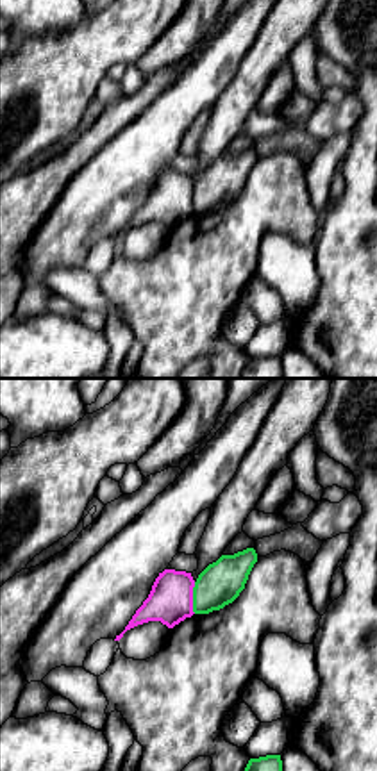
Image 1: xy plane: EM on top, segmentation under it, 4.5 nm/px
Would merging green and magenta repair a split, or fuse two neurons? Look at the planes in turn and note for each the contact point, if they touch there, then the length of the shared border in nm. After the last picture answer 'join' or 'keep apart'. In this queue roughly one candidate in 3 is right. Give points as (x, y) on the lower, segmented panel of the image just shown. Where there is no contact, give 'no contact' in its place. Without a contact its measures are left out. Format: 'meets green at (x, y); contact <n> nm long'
meets green at (193, 598); contact 140 nm long

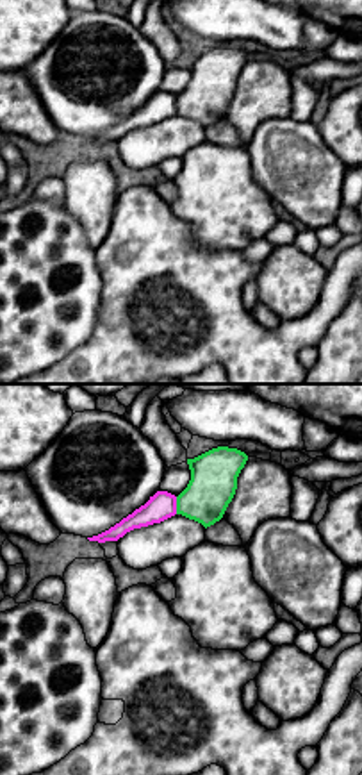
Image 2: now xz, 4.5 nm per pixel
meets green at (177, 506); contact 80 nm long

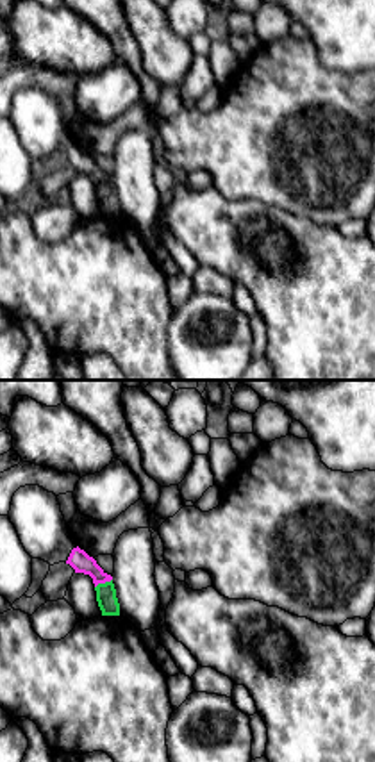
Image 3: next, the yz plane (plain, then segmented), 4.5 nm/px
meets green at (102, 584); contact 90 nm long

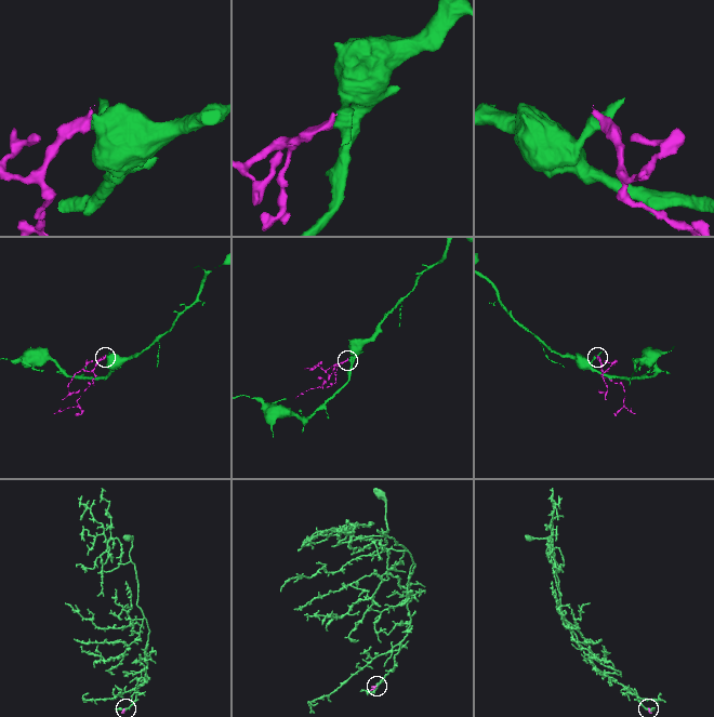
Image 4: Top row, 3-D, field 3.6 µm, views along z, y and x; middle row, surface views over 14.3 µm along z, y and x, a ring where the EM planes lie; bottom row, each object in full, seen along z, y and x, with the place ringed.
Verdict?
keep apart

